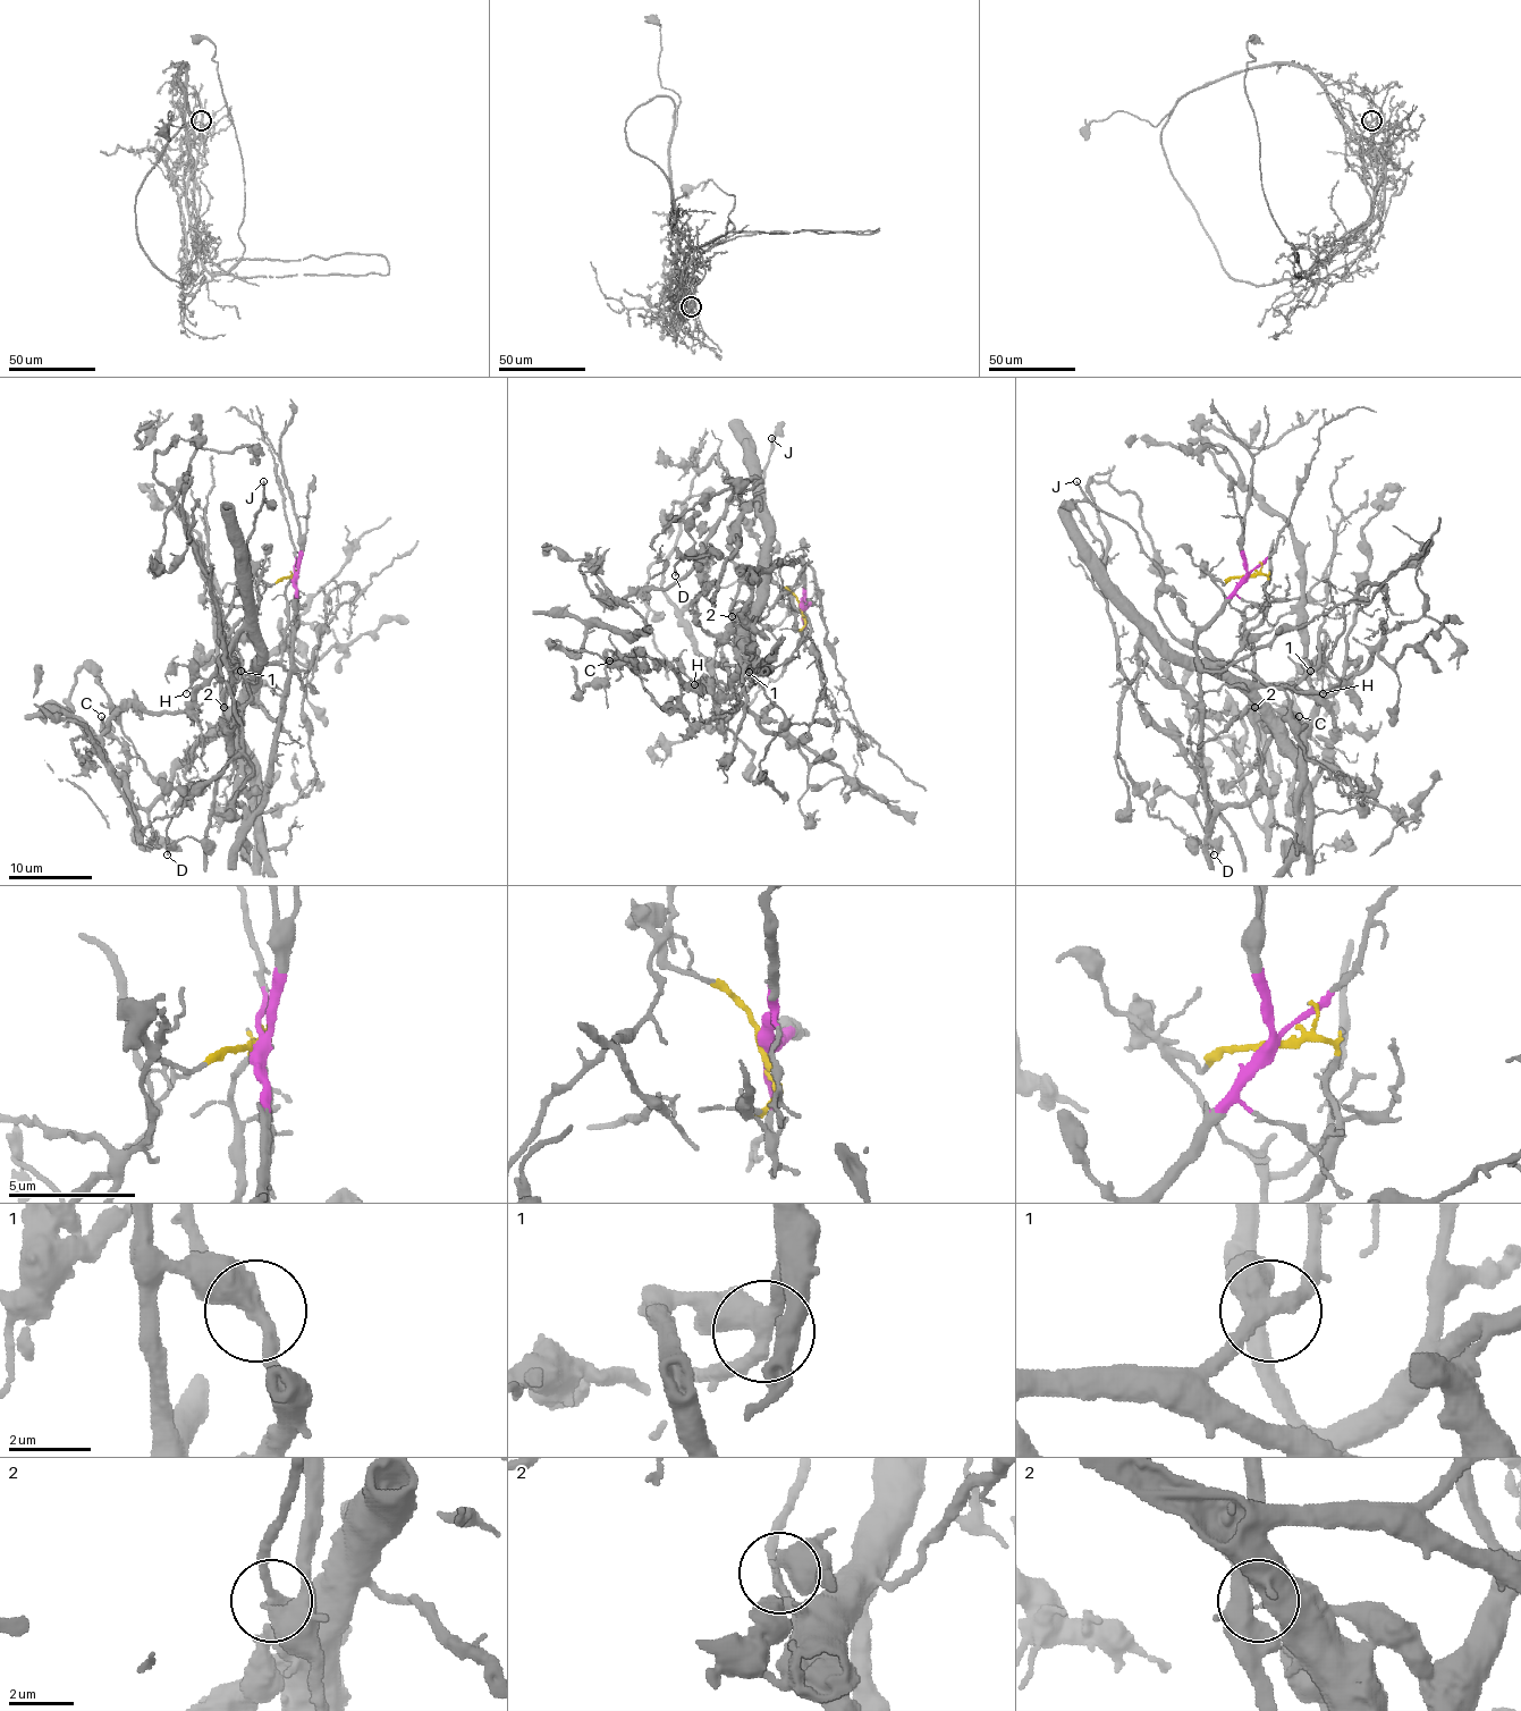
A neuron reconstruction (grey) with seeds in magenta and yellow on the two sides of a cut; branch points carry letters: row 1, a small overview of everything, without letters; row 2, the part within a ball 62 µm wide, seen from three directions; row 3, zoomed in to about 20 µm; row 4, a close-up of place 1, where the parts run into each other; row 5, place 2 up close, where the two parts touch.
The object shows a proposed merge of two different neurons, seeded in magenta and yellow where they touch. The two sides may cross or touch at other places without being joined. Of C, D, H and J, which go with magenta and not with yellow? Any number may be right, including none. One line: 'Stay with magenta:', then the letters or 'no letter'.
Stay with magenta: J

